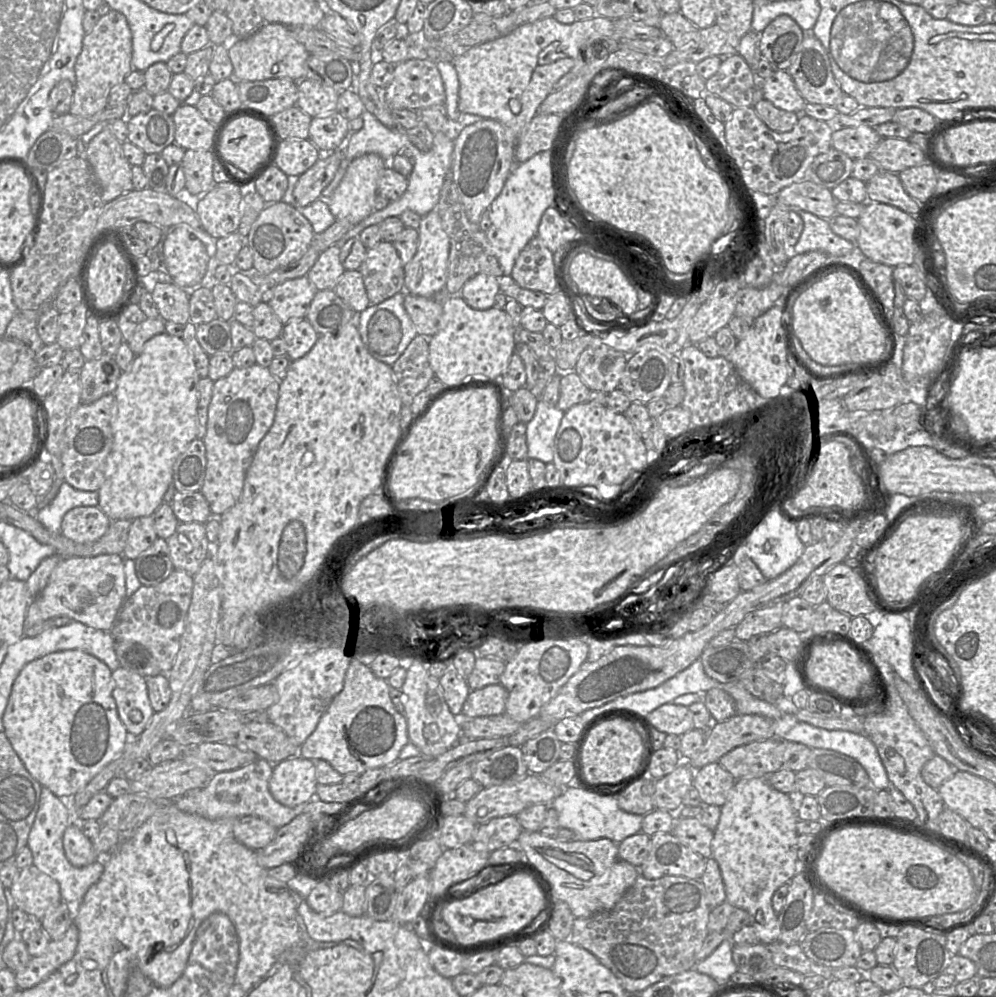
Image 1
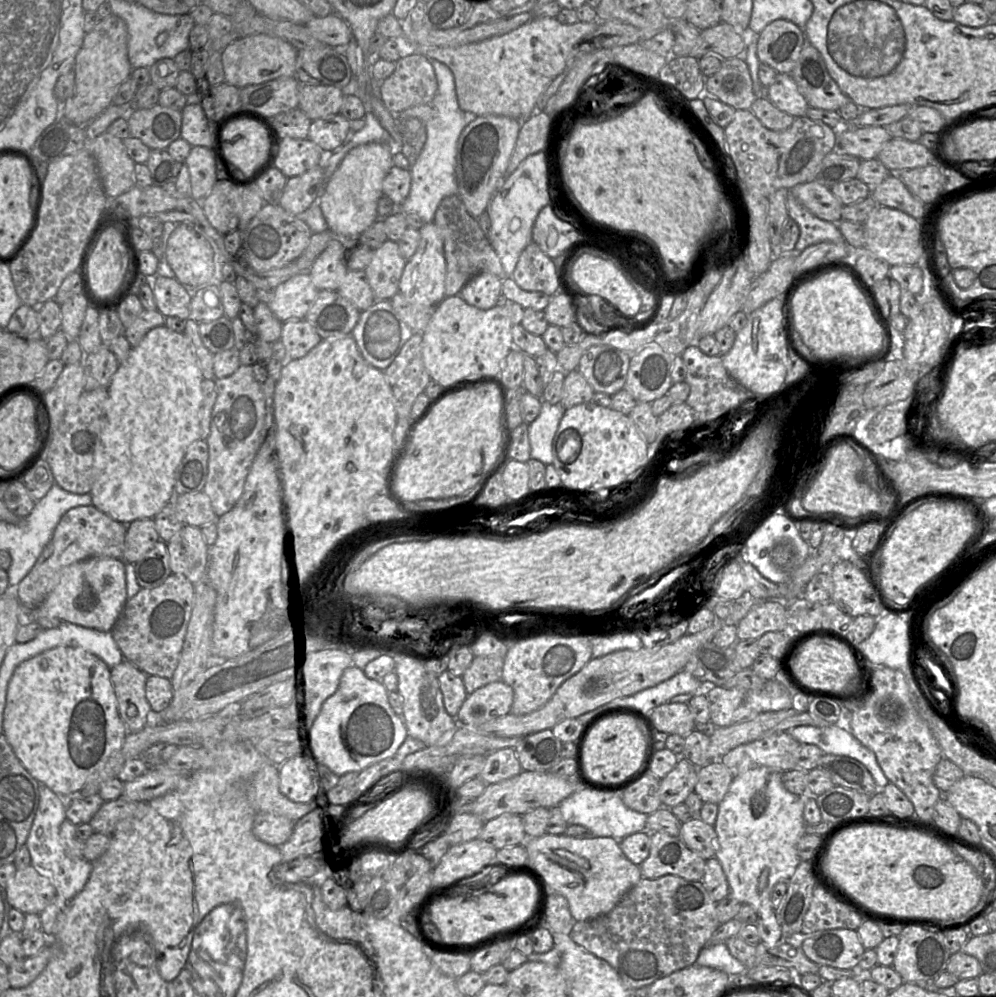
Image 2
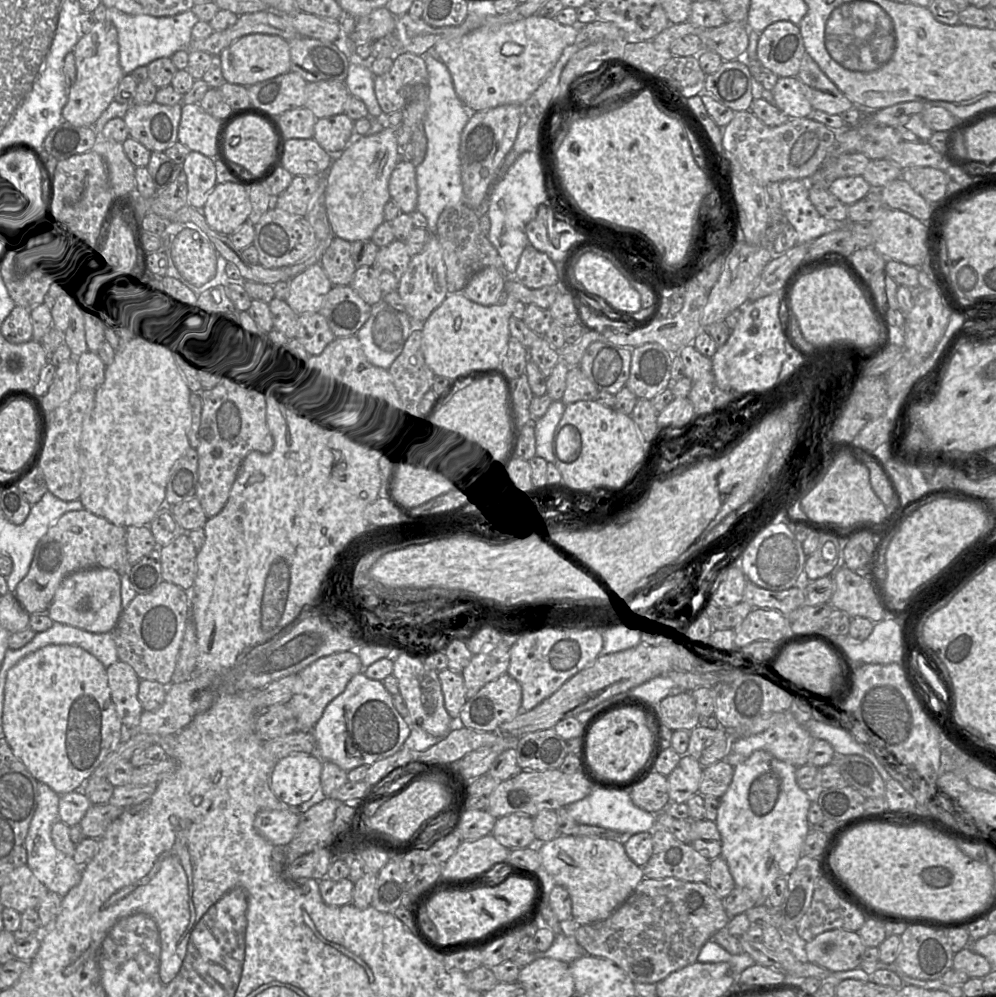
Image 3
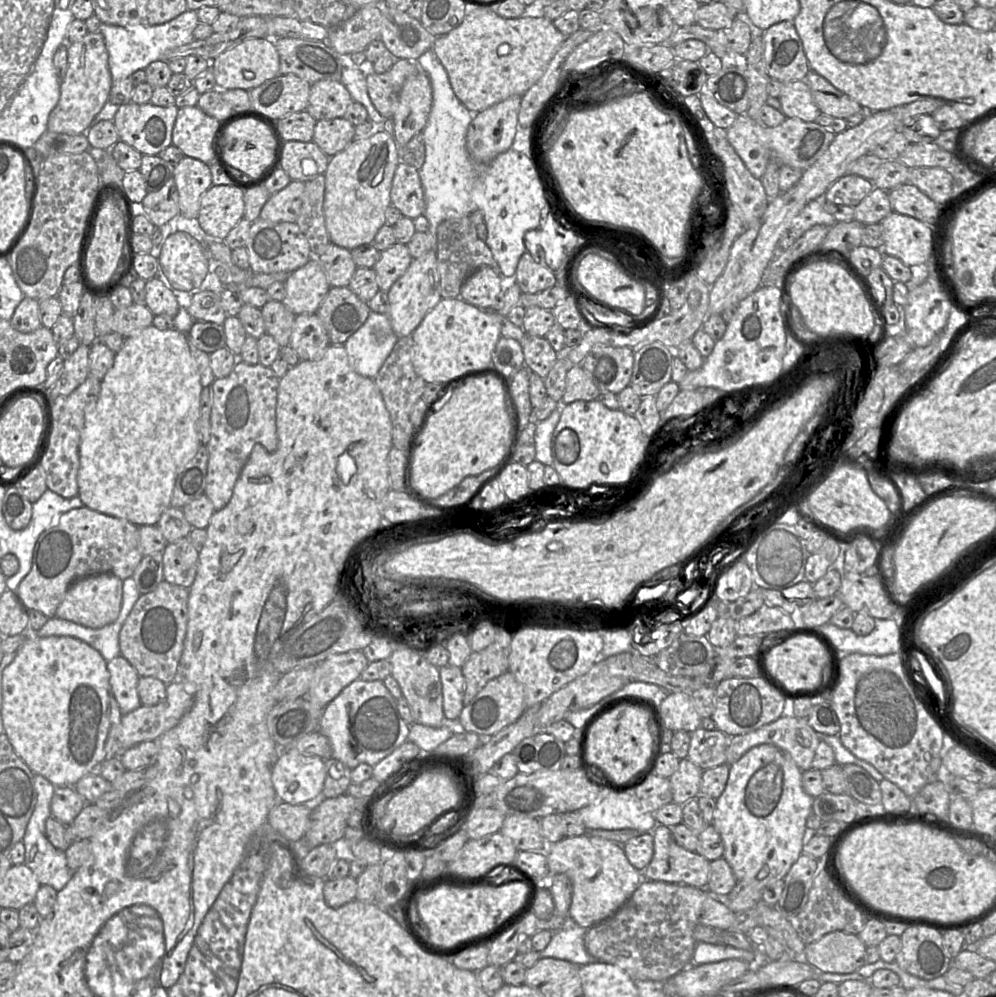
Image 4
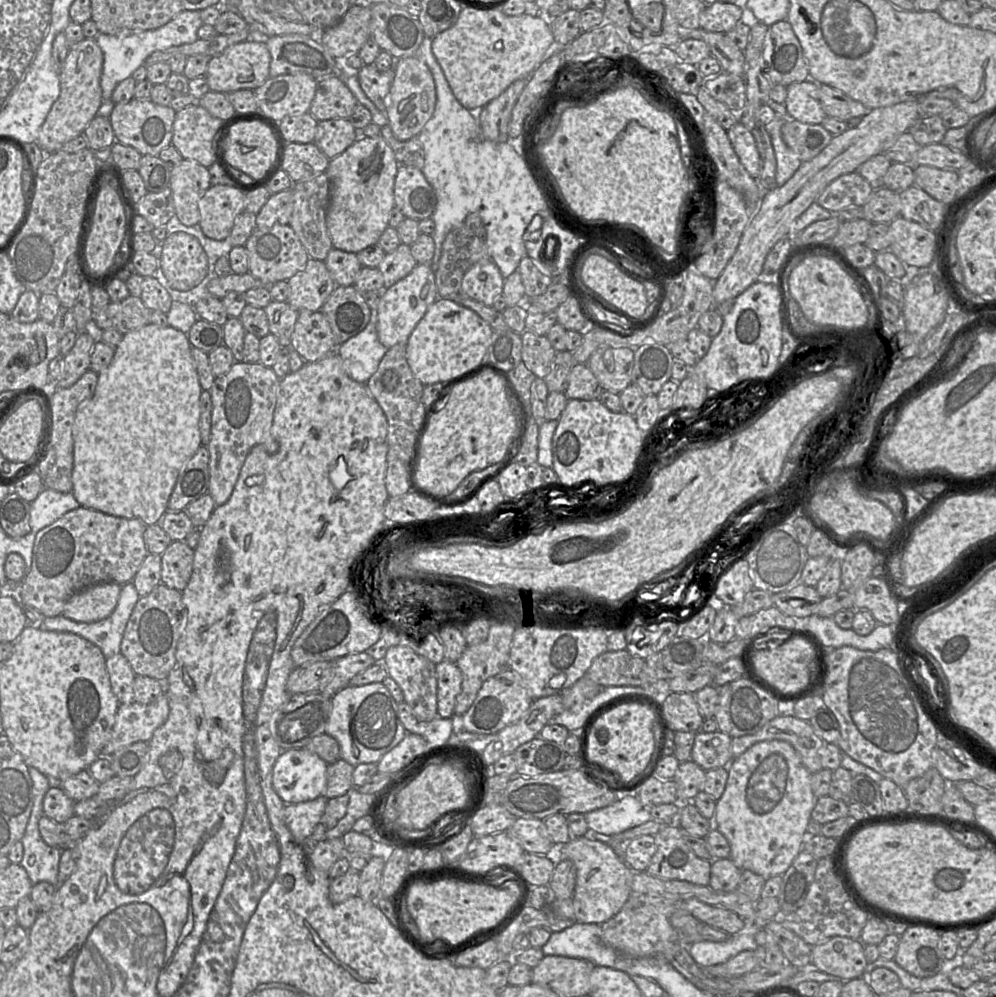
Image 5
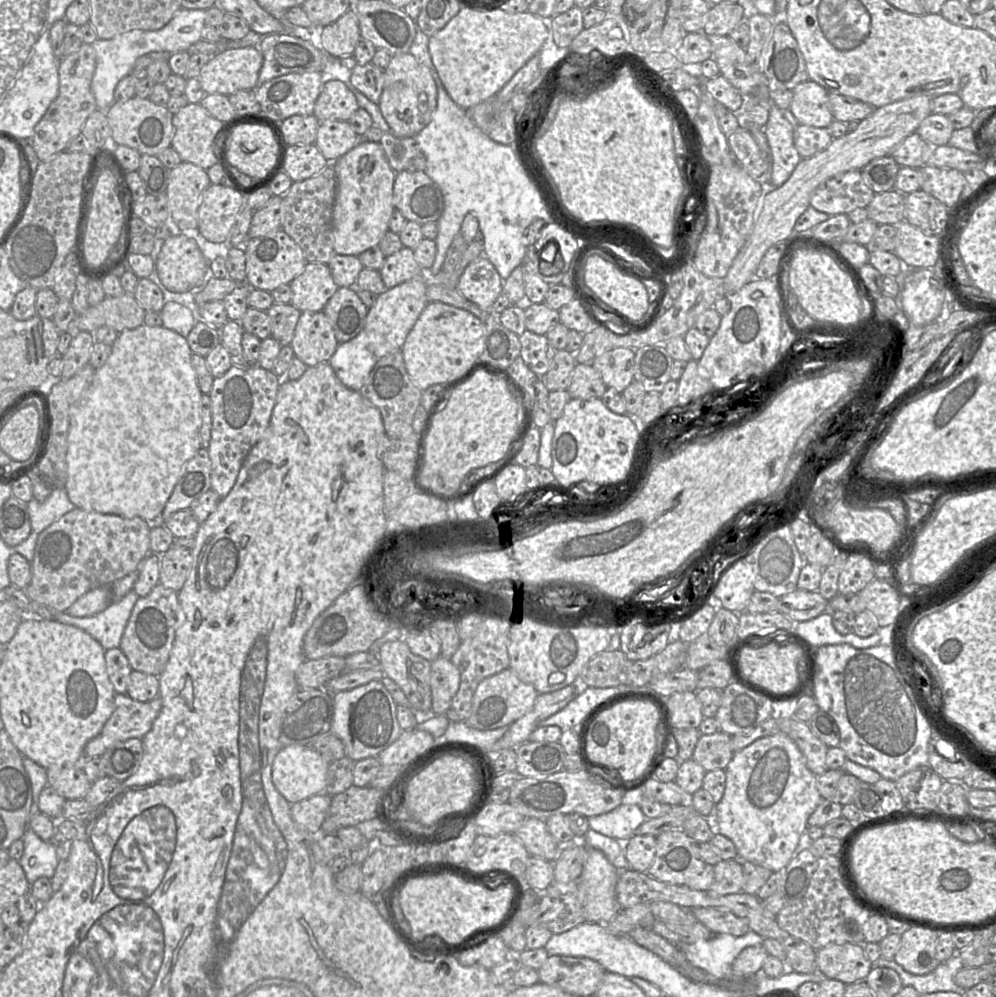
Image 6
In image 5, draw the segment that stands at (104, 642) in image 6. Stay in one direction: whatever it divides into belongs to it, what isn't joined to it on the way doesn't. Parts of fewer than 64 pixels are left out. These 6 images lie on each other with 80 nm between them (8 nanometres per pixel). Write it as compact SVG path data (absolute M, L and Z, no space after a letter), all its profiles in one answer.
M132 582L121 585L117 605L107 618L96 622L78 622L62 614L46 617L42 629L77 634L99 647L106 659L120 653L124 630L139 599Z

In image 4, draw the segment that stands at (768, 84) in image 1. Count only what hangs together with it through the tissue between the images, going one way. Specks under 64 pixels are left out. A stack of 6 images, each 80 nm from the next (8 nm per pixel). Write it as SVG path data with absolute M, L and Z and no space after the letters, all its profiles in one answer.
M805 80L783 83L778 99L781 104L781 112L786 118L816 122L820 114Z

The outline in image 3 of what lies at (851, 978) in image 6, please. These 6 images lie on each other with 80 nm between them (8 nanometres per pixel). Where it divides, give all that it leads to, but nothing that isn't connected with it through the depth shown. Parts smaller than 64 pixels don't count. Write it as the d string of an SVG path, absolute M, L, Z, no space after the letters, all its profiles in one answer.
M833 929L806 942L805 951L809 962L842 972L858 968L866 948L857 932Z

